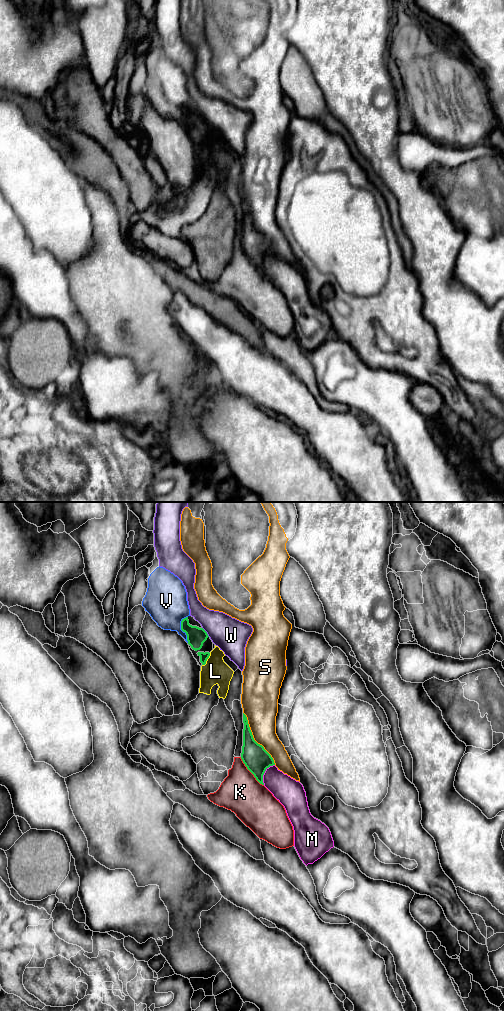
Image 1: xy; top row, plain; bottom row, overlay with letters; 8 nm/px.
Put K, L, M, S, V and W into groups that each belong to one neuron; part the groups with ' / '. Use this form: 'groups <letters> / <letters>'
groups K L / M / S / V / W

